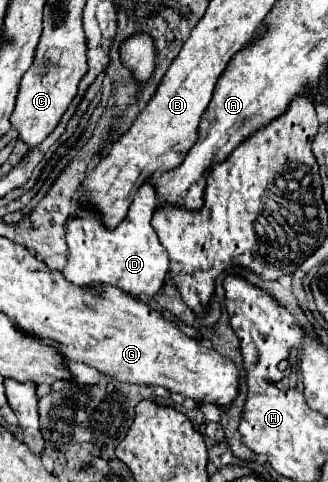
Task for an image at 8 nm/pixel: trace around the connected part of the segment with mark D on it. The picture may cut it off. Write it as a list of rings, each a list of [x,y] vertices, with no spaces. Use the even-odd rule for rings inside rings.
[[[147,181],[135,193],[125,221],[121,221],[113,231],[105,229],[101,219],[93,211],[83,211],[83,217],[69,219],[65,233],[69,253],[67,265],[61,271],[63,277],[73,285],[85,289],[101,289],[103,285],[113,285],[135,297],[153,297],[155,293],[159,293],[169,269],[169,261],[167,251],[163,251],[163,245],[159,243],[159,237],[151,227],[153,211],[155,189],[151,189],[151,181]]]

